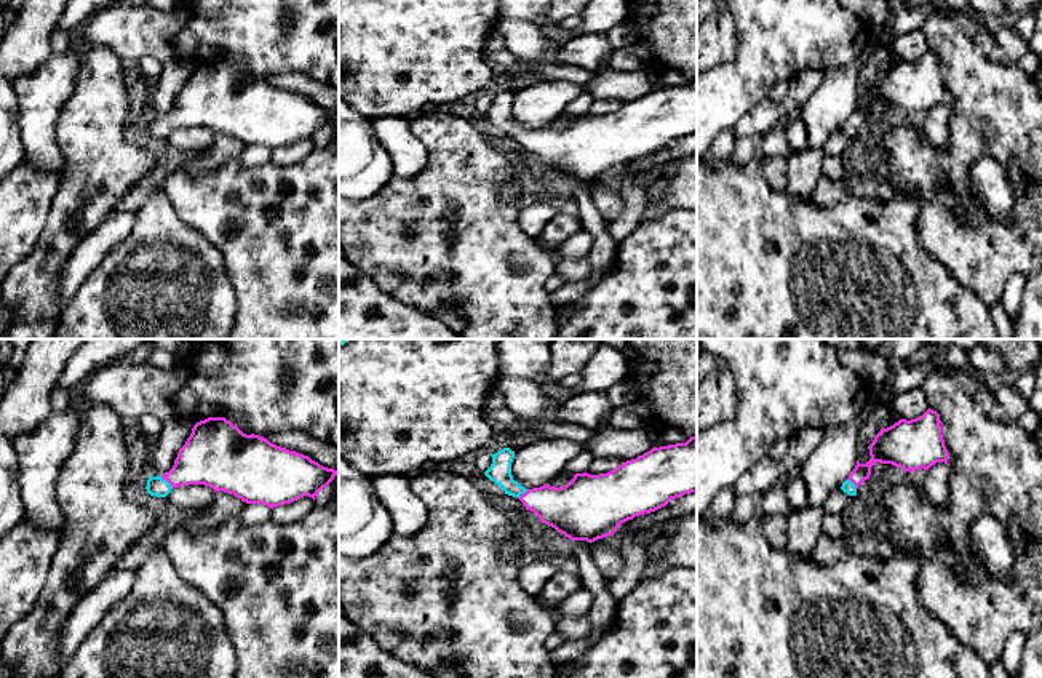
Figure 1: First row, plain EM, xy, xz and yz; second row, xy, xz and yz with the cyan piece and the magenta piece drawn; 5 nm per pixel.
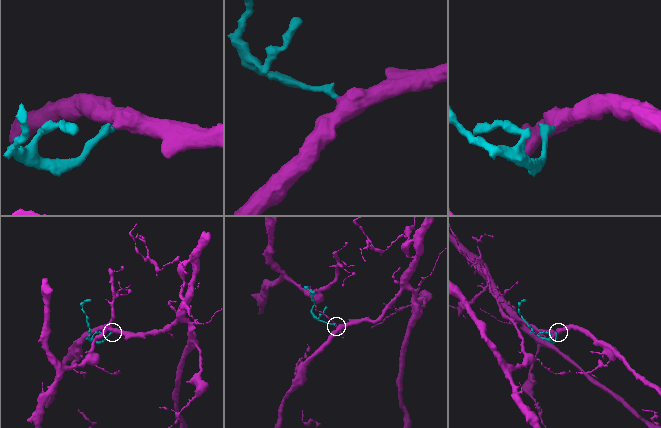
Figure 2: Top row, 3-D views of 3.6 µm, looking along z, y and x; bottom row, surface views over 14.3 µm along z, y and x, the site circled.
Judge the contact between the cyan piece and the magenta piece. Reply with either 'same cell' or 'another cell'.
same cell

